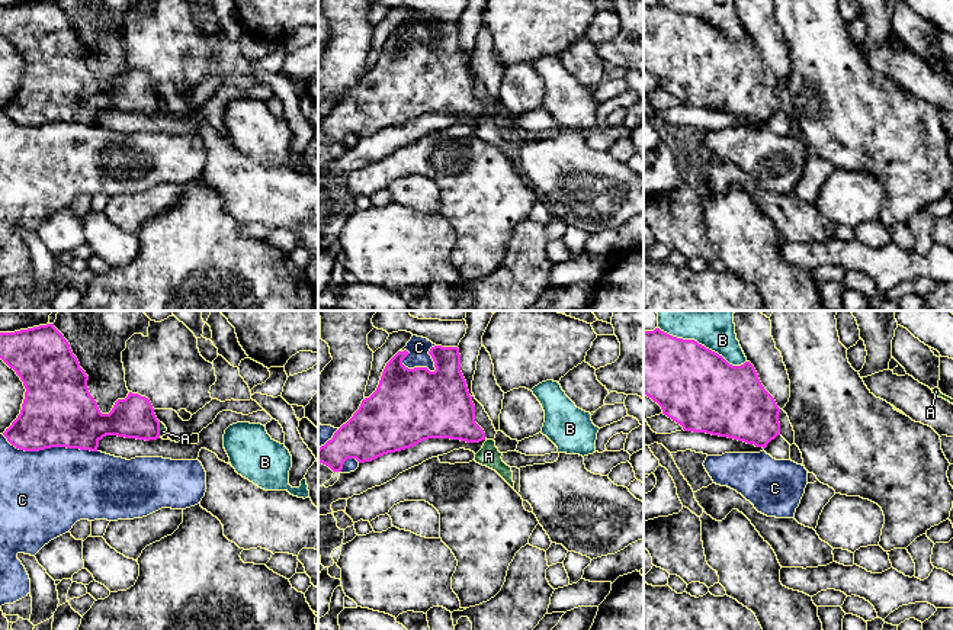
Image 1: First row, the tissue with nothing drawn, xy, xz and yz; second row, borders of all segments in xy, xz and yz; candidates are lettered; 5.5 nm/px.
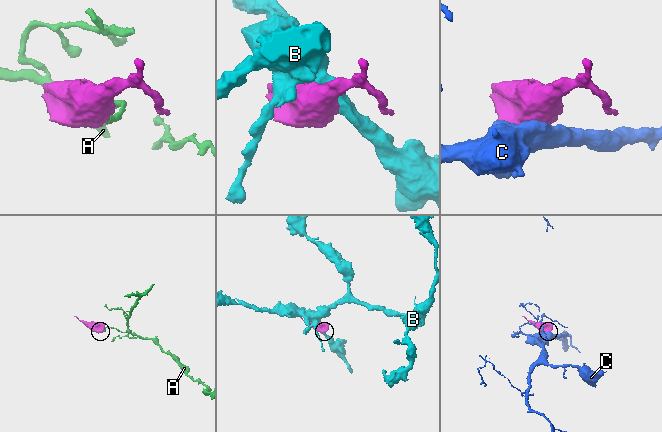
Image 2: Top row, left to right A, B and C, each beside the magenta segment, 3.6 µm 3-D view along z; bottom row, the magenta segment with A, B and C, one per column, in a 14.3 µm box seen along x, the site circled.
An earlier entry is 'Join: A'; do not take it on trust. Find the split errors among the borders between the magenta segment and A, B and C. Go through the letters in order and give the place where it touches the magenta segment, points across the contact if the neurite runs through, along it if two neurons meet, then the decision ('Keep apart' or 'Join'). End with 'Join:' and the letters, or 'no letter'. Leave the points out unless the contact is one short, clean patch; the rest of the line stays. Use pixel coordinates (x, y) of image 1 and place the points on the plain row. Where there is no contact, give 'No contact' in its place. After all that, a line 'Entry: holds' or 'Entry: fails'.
A: Touches magenta at xy (159, 105). Boundary: xy (159, 97), (160, 111). Keep apart
B: Touches magenta at yz (700, 19). Keep apart
C: Touches magenta at xy (50, 122). Keep apart
Join: no letter
Entry: fails

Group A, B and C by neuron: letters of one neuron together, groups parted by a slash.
A / B / C

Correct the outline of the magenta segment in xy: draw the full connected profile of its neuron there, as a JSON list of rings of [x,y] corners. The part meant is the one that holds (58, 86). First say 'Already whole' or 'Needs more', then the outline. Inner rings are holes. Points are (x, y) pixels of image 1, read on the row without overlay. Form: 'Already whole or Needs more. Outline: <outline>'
Already whole. Outline: [[[39,0],[39,1],[20,4],[20,6],[15,6],[15,7],[0,7],[0,33],[10,44],[13,44],[16,46],[16,49],[20,52],[20,55],[23,57],[23,61],[26,64],[20,89],[12,97],[12,100],[9,103],[6,103],[6,106],[3,107],[3,110],[7,113],[7,116],[12,120],[15,120],[16,123],[25,125],[25,126],[39,126],[39,125],[45,125],[45,123],[51,123],[51,122],[67,122],[67,123],[97,126],[99,116],[106,110],[118,110],[118,112],[137,113],[137,115],[145,115],[145,116],[160,113],[160,96],[157,94],[157,91],[154,89],[154,83],[153,83],[150,74],[145,71],[129,67],[125,74],[118,74],[115,77],[115,80],[109,89],[100,87],[97,77],[90,70],[89,62],[87,62],[89,51],[80,42],[80,38],[78,38],[77,32],[73,29],[68,16],[64,13],[64,10],[54,0]]]

